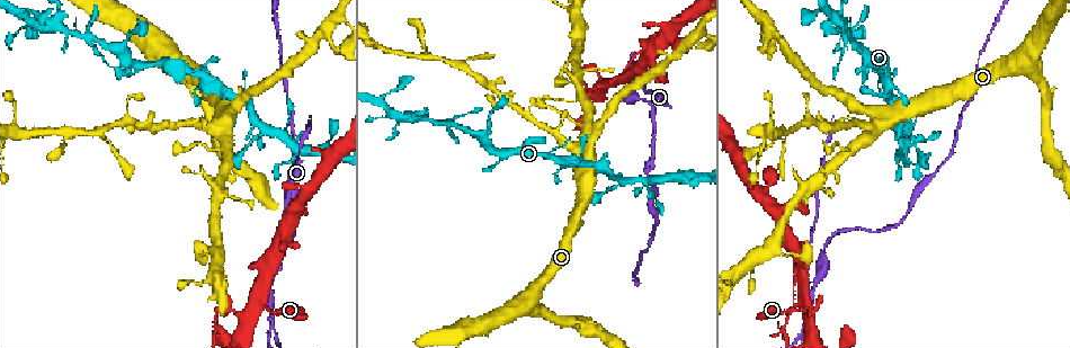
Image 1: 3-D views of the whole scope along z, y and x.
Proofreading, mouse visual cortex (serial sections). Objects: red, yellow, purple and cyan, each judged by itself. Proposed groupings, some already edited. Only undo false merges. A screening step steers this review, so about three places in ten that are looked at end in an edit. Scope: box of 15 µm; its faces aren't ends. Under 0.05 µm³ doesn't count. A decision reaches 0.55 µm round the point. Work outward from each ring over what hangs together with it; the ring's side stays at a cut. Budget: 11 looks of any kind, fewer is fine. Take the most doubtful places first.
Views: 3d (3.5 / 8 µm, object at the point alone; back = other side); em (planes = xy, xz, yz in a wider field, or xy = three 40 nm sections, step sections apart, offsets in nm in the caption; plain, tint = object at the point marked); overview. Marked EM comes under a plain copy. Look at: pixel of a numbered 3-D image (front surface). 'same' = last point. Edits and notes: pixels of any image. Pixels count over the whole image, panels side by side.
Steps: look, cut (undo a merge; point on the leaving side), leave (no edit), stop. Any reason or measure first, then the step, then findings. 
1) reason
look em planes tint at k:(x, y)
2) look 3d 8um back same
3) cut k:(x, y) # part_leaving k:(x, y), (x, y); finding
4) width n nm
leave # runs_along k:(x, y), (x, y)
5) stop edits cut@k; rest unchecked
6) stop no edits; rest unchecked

a narrow waist
look 3d 8um at 1:(810, 283)

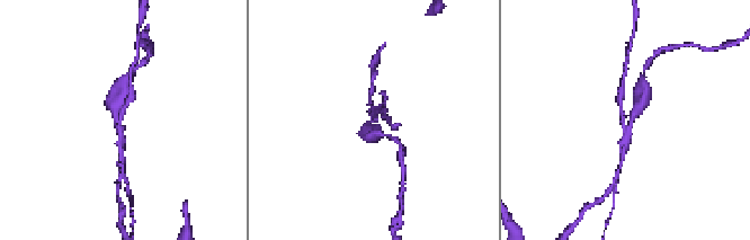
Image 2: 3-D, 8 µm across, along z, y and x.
arms 3; arm_widths 200, 250, 450 nm
look em xy step 1 tint at 2:(120, 117)

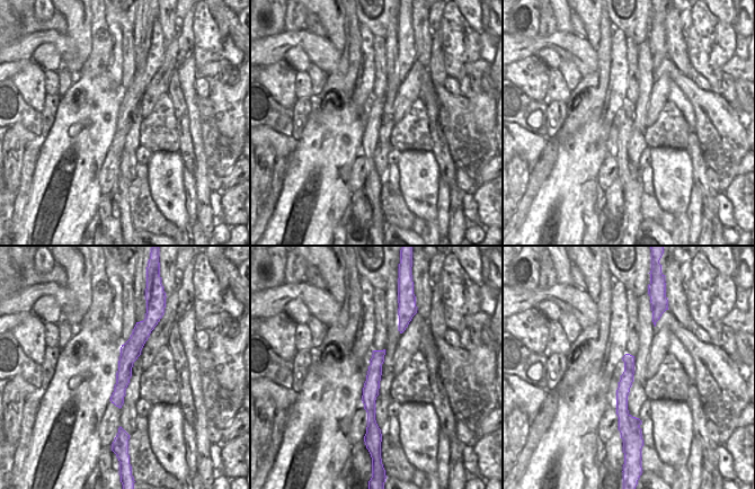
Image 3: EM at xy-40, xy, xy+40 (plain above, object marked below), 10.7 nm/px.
cut 2:(639, 104) # part_leaving 2:(630, 117), (641, 103), (643, 76); two cells meet here

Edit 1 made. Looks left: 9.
abrupt turn
look 3d 8um at 1:(587, 90)

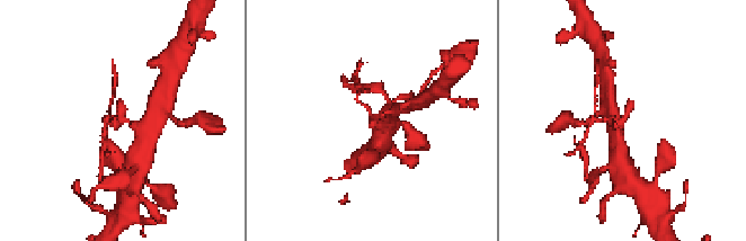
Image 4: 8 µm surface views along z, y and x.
look em planes tint at 4:(622, 118)

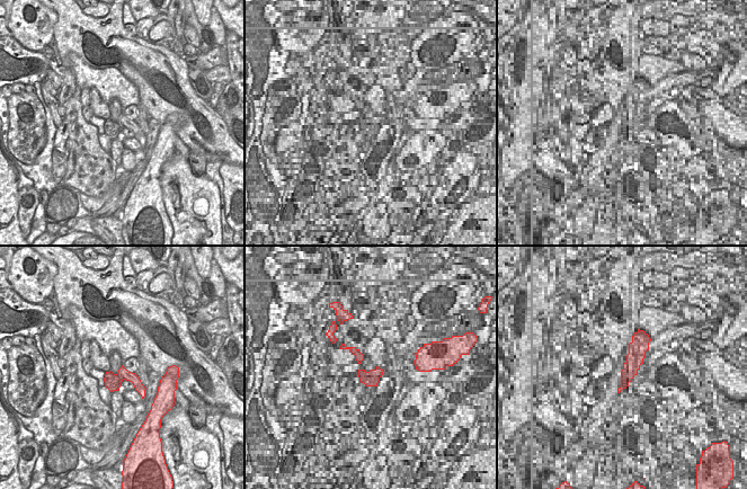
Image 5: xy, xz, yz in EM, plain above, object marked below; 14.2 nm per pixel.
cut 4:(106, 119) # part_leaving 4:(615, 124), (592, 121), (586, 136); a second cell is stuck on

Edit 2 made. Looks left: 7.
look overview

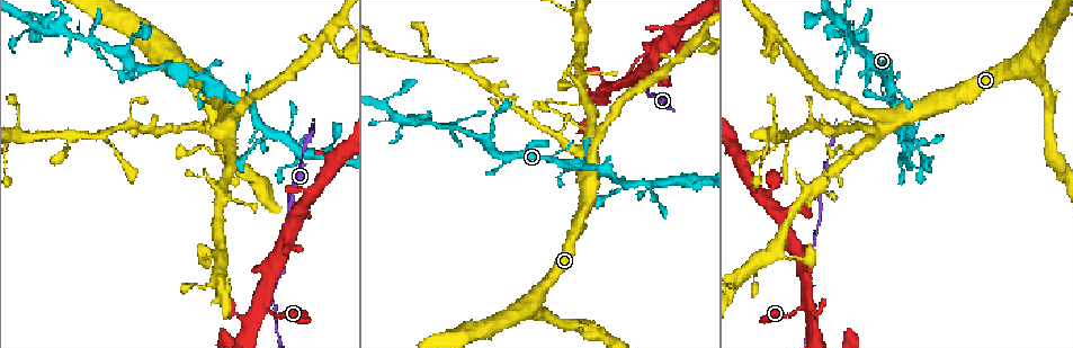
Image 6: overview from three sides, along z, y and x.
thin neck
look 3d 8um at 6:(793, 134)

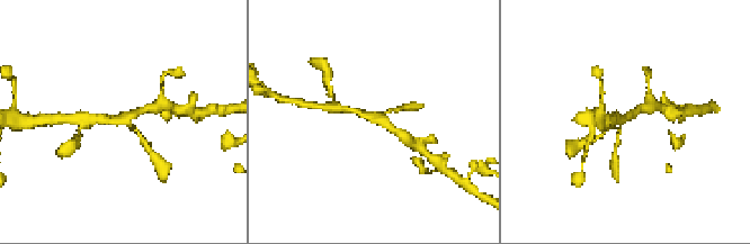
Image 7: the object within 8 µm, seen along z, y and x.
arms 3; arm_widths 150, 250, 300 nm
look em xy step 5 tint at 7:(131, 117)

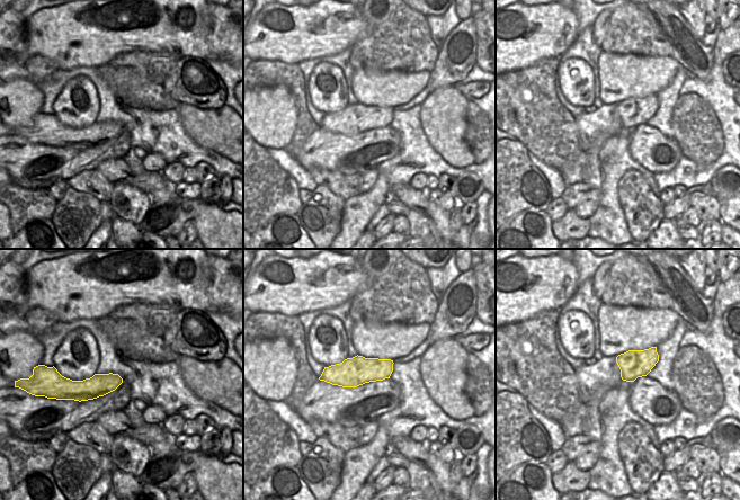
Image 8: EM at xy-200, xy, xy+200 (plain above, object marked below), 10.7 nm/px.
leave # runs_along 7:(407, 138), (381, 120), (350, 111); all the same cell

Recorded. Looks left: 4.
sharp bend
look 3d 3.5um at 6:(456, 125)

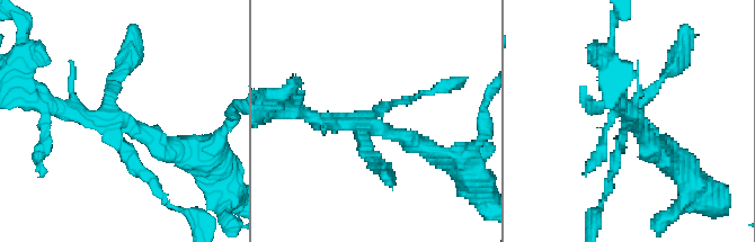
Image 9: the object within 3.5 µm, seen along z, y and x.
look em xy step 1 tint at 9:(119, 121)

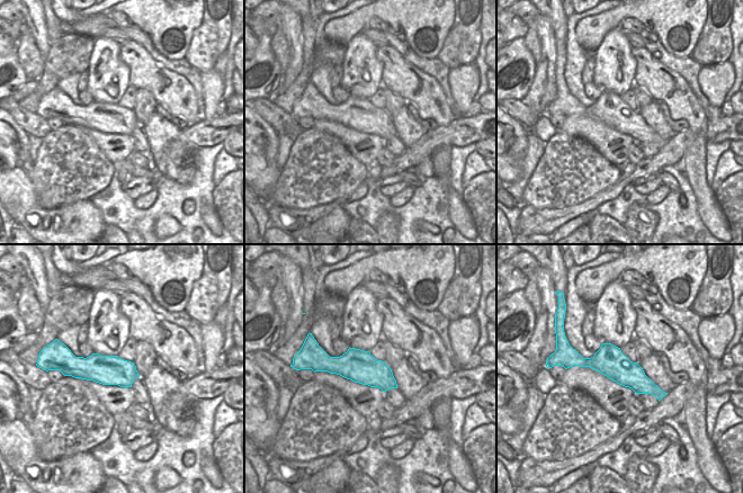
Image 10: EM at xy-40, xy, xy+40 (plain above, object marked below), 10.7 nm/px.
leave # runs_along 10:(575, 359), (610, 361), (661, 394); one cell here

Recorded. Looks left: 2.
stop edits cut@2, cut@4; rest unchecked

